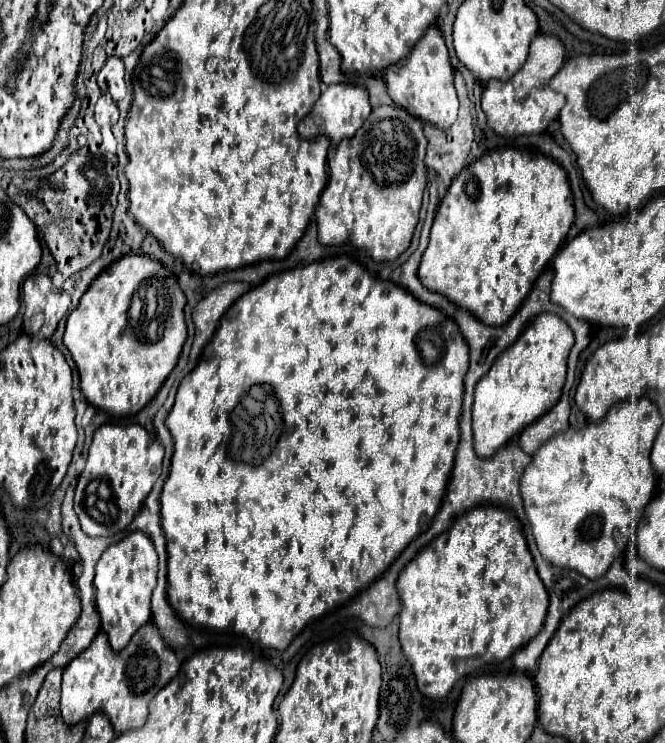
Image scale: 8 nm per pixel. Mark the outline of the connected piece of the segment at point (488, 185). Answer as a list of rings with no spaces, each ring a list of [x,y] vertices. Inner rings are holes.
[[[517,148],[487,152],[451,182],[447,196],[441,200],[433,220],[429,246],[421,258],[419,280],[431,292],[443,294],[457,308],[473,312],[483,324],[507,324],[511,316],[517,314],[517,308],[521,308],[545,264],[567,238],[573,218],[575,210],[567,174],[553,158]]]

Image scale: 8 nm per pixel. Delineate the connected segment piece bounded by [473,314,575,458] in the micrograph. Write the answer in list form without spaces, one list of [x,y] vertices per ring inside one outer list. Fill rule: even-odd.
[[[541,314],[531,320],[519,340],[509,346],[491,370],[475,386],[473,402],[473,438],[475,452],[481,458],[493,456],[497,448],[513,440],[525,426],[549,412],[561,396],[567,374],[567,358],[573,348],[573,332],[569,324],[553,314]]]

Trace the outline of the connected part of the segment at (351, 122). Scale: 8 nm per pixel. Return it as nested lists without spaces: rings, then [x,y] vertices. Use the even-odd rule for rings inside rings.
[[[331,84],[321,92],[313,110],[299,122],[299,136],[315,138],[315,132],[319,132],[337,144],[343,138],[353,138],[355,132],[367,120],[369,112],[371,112],[371,106],[369,106],[369,96],[365,88],[351,86],[351,84]]]

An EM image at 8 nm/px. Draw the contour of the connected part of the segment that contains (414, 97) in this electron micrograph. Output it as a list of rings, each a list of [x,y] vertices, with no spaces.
[[[431,26],[425,32],[425,36],[417,42],[409,56],[385,70],[385,82],[391,100],[407,110],[411,116],[417,116],[441,130],[447,130],[453,120],[457,120],[459,100],[453,88],[453,66],[449,62],[447,46],[437,26]]]

